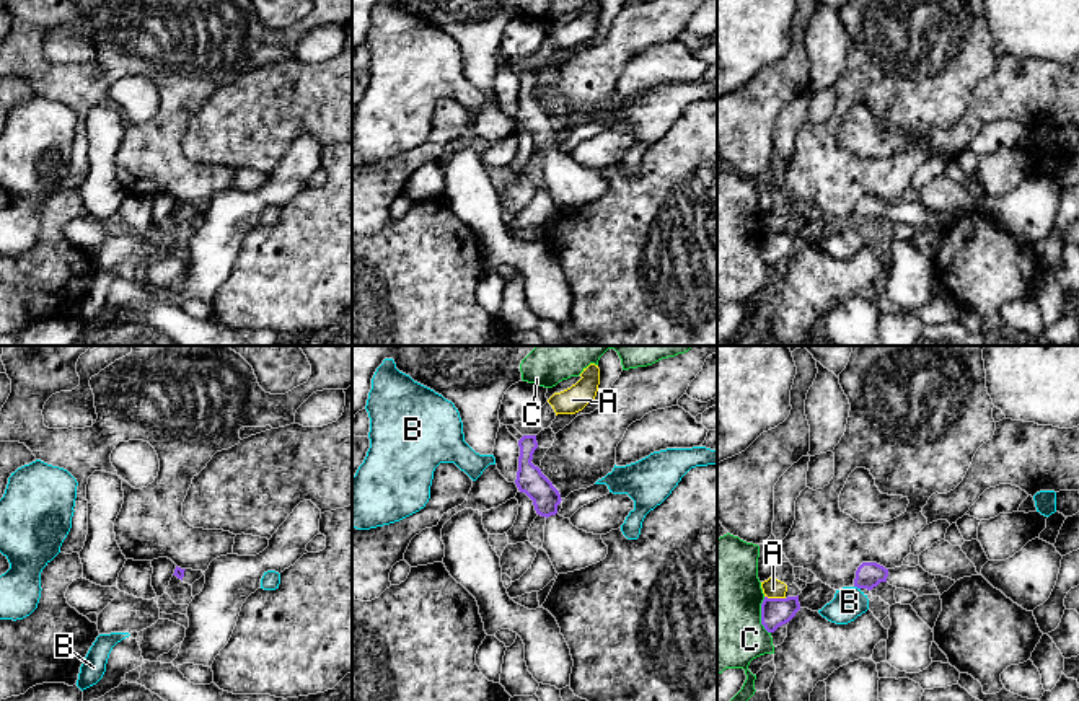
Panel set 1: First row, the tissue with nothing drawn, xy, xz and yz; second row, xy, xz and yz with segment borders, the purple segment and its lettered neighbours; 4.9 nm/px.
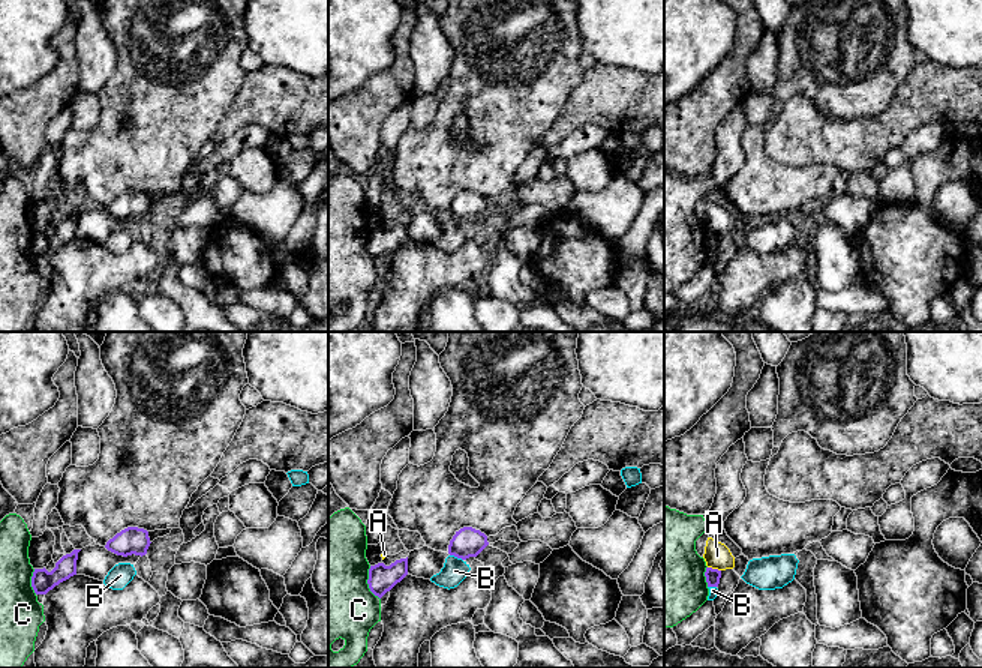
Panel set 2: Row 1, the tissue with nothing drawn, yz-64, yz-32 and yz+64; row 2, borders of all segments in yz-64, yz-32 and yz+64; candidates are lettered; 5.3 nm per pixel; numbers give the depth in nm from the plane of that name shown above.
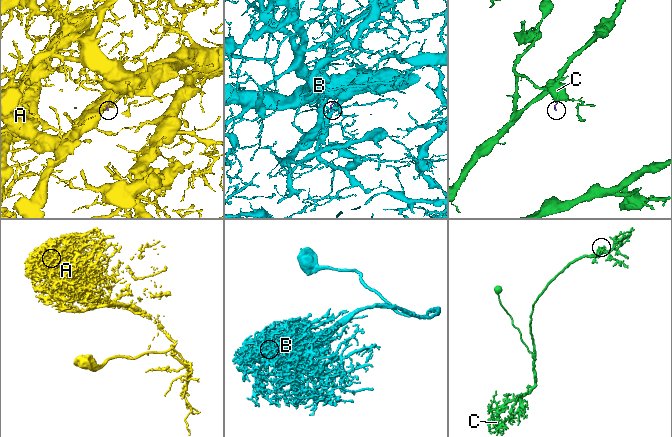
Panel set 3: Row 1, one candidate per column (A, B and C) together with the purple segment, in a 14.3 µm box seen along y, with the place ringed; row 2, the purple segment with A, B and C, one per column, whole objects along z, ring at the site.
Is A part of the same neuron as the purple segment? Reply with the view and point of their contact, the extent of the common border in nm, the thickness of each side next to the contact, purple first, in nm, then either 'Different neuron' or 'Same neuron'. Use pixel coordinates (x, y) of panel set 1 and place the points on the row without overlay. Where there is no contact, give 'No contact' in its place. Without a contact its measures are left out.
Touches purple at yz (775, 233). Shared border 110 nm. Thickness 140 nm (purple) against 100 nm. Different neuron

